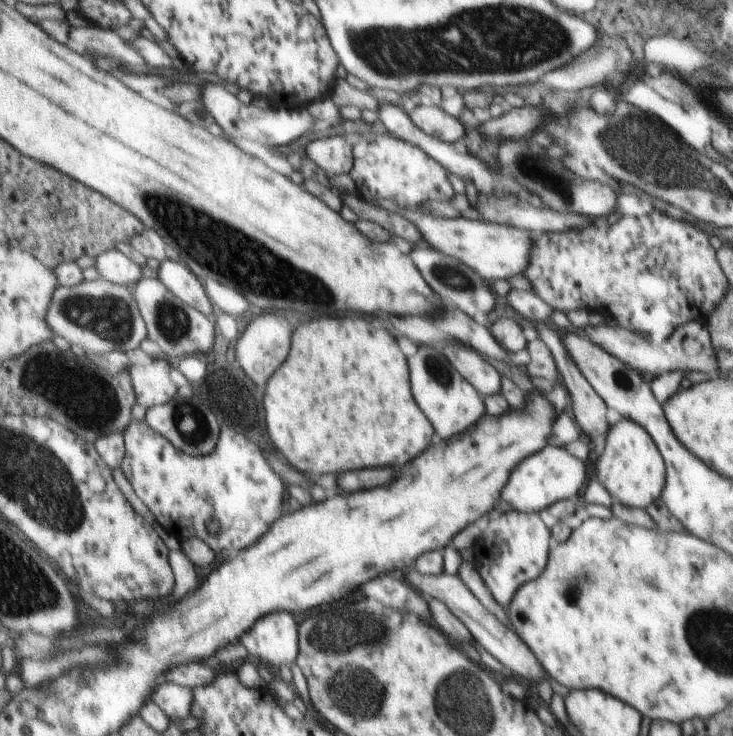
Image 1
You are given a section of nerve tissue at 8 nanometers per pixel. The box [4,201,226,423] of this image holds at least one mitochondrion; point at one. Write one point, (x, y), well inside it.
(110, 318)

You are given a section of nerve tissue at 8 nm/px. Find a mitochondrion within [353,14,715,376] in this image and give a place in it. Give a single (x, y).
(544, 175)

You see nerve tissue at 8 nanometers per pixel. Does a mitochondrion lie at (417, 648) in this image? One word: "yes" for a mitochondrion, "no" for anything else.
no

